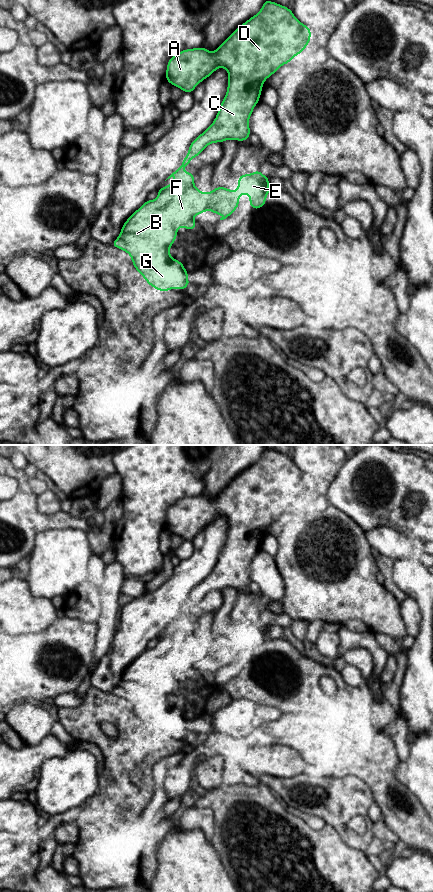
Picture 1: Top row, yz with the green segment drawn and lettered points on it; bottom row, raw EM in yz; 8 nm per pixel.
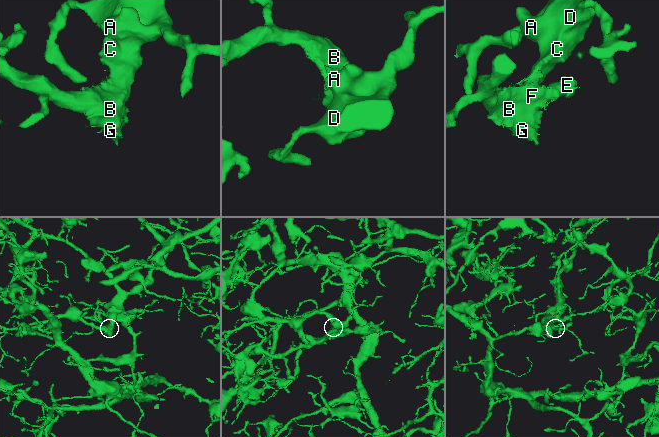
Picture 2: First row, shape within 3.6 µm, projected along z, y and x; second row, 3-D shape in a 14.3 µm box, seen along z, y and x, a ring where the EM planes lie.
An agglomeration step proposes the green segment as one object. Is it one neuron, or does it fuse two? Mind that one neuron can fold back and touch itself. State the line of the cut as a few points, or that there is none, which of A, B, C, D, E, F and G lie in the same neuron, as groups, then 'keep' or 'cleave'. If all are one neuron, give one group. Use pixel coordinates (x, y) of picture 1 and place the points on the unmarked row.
no cut; A B C D E F G; keep

